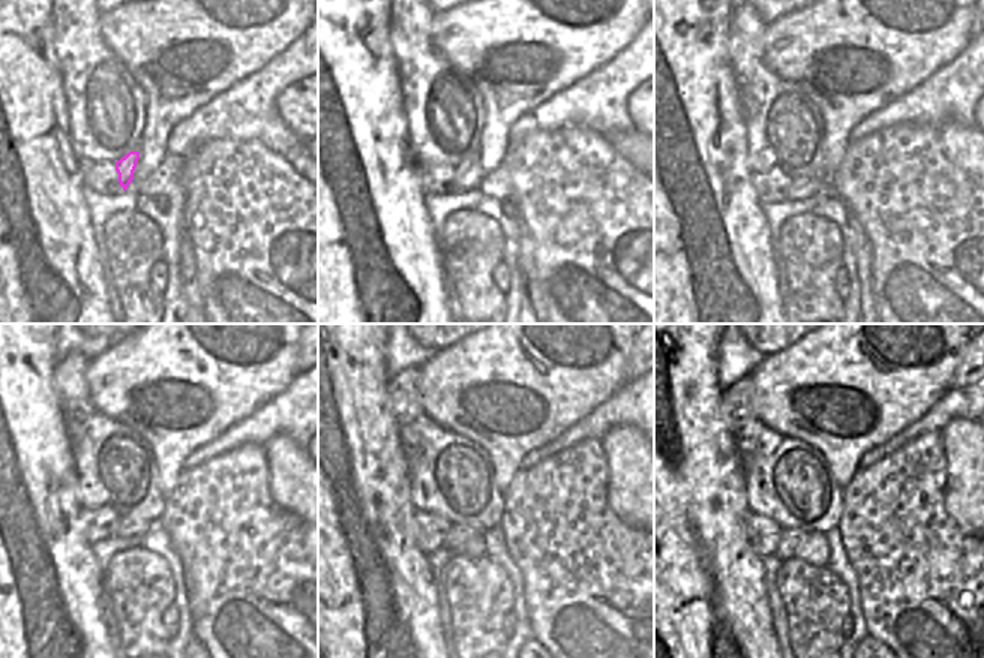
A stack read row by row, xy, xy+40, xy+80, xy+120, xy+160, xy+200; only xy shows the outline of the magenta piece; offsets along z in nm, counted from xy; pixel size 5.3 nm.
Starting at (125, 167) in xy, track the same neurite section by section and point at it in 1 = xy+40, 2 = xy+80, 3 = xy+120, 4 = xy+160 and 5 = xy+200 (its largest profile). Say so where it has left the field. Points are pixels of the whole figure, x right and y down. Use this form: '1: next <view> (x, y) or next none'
1: next xy+40 (467, 174)
2: next xy+80 (803, 188)
3: next xy+120 (128, 526)
4: next xy+160 (459, 535)
5: next xy+200 (791, 540)

